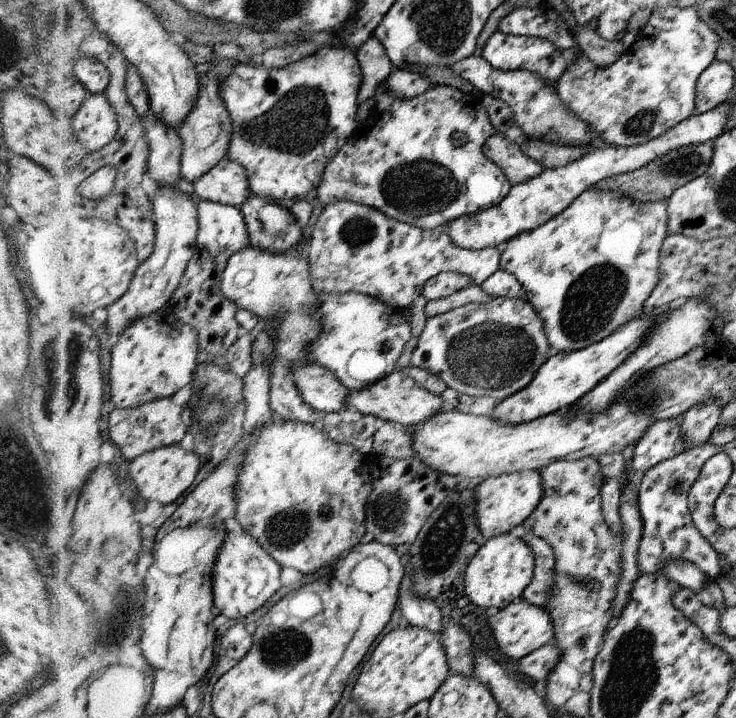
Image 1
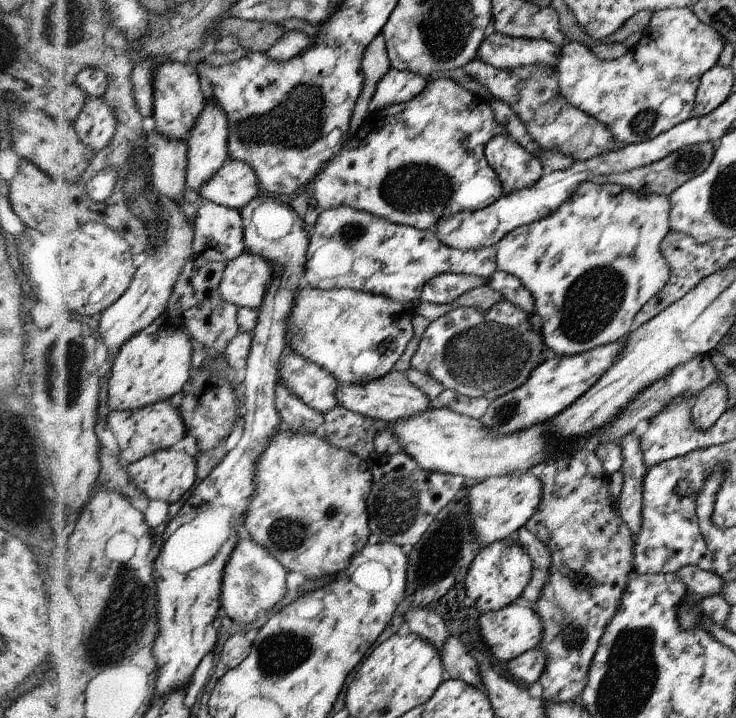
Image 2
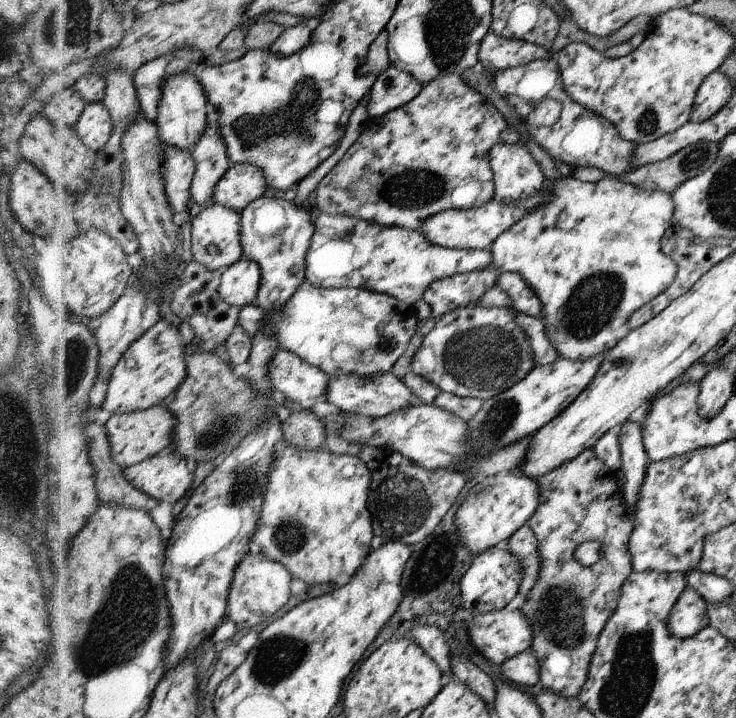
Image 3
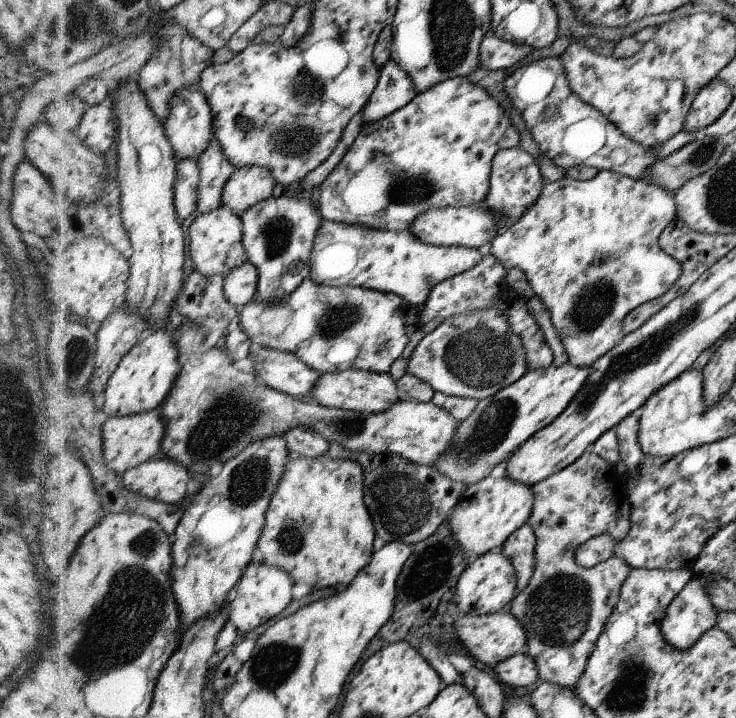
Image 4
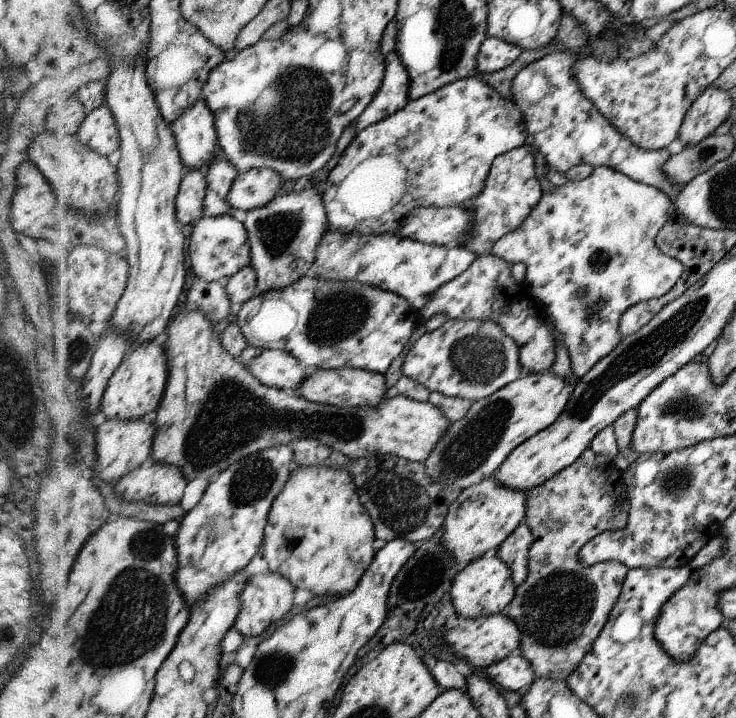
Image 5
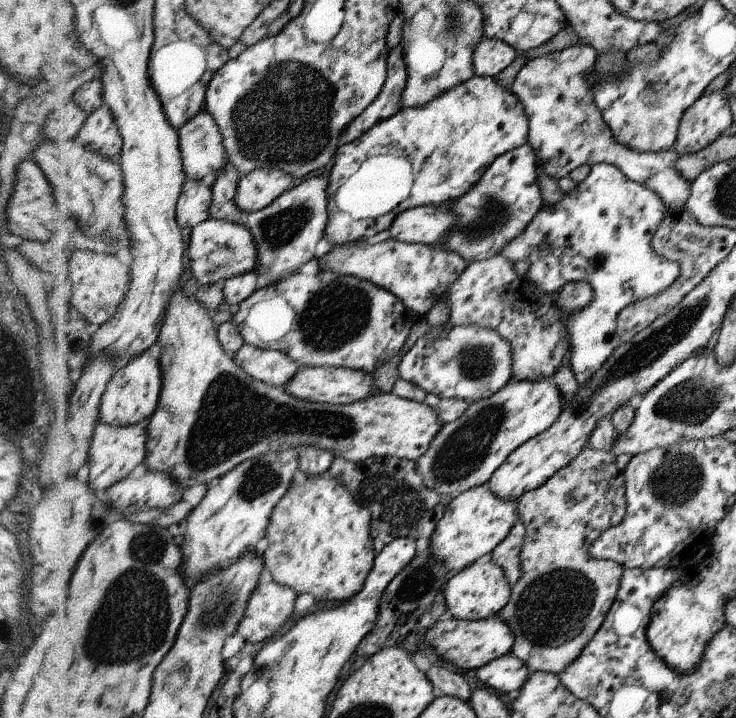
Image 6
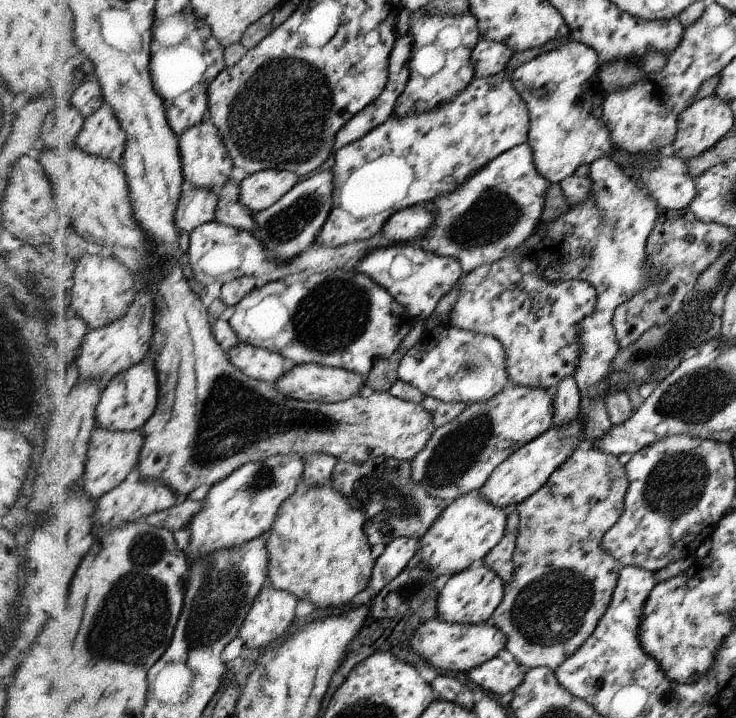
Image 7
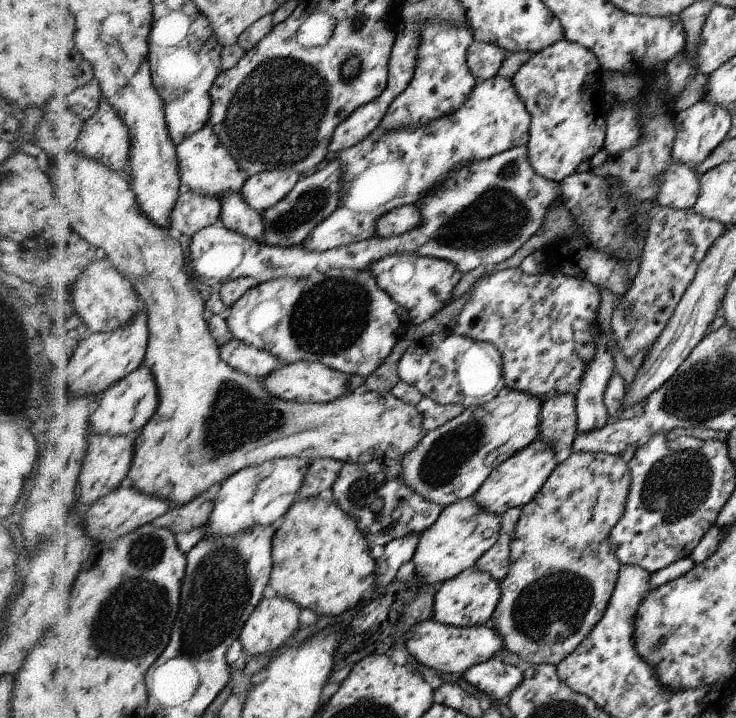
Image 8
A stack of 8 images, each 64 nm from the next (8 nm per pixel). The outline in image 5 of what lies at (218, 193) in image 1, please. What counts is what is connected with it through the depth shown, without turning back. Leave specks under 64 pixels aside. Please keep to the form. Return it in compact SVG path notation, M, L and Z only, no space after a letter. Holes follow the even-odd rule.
M256 167L247 173L240 173L229 199L233 208L245 211L264 208L278 197L286 186L284 175L273 168Z

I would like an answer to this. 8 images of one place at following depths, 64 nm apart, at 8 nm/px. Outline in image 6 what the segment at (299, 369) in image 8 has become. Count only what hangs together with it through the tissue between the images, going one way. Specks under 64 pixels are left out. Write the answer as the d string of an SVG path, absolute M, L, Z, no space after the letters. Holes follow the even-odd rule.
M303 367L302 370L287 384L286 390L308 402L328 403L331 405L350 404L366 398L370 389L375 388L375 378L364 371L346 367Z

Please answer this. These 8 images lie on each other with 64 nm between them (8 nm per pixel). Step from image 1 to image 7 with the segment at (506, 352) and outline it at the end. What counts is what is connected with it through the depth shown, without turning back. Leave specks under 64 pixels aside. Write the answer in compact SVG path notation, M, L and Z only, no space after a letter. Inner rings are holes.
M440 324L431 331L424 331L417 342L405 352L398 365L397 375L404 382L418 387L425 397L431 396L445 403L452 401L465 405L490 401L495 394L502 392L509 380L503 343L493 336L455 329L450 324Z

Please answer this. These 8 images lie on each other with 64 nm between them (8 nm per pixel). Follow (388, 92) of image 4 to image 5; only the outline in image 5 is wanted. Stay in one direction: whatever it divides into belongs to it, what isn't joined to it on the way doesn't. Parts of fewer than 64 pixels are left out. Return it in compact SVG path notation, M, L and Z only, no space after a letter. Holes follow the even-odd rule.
M394 50L387 56L386 74L380 91L355 121L356 132L360 133L402 110L409 102L408 89L410 89L410 75Z

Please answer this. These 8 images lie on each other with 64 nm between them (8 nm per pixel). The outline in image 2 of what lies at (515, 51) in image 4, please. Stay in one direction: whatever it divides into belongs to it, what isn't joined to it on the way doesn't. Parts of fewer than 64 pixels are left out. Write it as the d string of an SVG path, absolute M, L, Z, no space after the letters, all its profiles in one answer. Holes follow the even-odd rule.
M495 32L482 42L478 59L497 69L518 69L530 65L556 67L561 48L546 39L516 38Z

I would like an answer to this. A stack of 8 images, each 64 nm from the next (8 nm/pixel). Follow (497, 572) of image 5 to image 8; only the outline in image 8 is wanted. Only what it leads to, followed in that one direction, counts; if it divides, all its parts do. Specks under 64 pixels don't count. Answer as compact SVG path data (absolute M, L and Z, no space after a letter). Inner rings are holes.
M472 567L440 585L434 595L430 618L446 626L458 628L485 625L494 616L500 597L502 597L502 582L493 579L491 574L480 572Z

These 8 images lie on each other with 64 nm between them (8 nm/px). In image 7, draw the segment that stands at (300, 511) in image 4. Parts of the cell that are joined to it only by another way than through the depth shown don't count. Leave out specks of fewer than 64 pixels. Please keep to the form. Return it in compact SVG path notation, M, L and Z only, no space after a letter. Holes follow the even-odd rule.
M332 482L309 488L304 494L291 496L268 535L271 550L270 584L294 593L300 600L308 600L317 611L346 606L371 582L375 559L372 558L371 543L367 539L366 514L362 509L352 507L345 496L332 486Z

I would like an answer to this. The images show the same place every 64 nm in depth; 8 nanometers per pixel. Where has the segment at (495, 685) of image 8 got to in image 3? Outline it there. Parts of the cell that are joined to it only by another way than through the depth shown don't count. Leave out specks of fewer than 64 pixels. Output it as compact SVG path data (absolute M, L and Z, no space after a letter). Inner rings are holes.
M529 650L509 658L498 666L501 678L518 686L534 686L539 681L539 661L541 657Z

